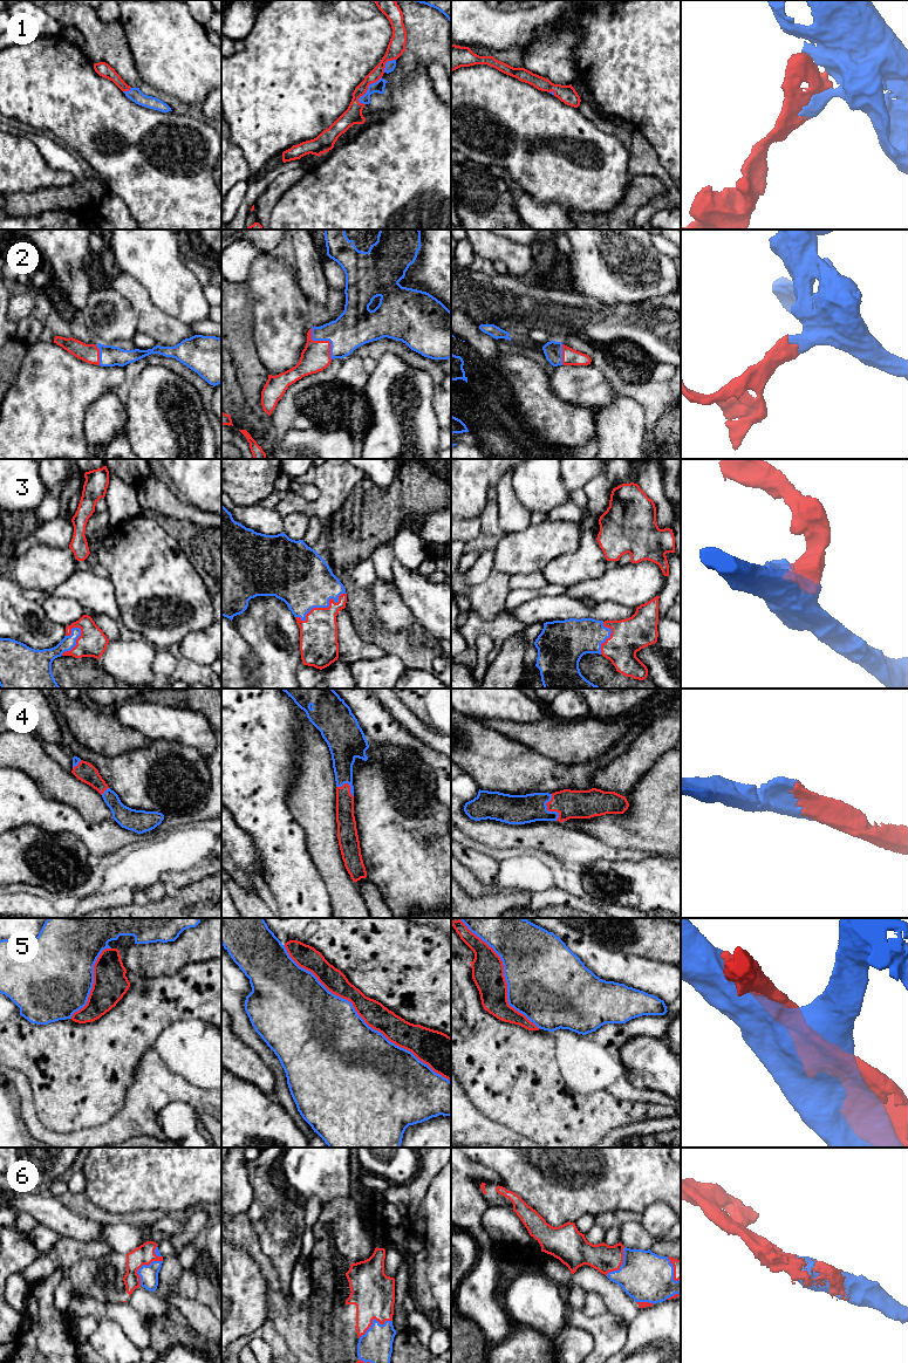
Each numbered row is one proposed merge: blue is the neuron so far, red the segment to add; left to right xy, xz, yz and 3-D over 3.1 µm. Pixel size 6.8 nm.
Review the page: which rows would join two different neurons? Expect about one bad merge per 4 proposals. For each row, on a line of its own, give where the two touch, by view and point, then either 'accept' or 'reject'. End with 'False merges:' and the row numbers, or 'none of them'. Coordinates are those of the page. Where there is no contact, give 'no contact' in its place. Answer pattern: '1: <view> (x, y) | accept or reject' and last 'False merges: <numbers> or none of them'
1: xz (368, 89) | accept
2: xz (323, 340) | accept
3: xz (323, 607) | accept
4: yz (547, 810) | accept
5: xz (362, 1019) | reject
6: xz (373, 1320) | accept
False merges: 5

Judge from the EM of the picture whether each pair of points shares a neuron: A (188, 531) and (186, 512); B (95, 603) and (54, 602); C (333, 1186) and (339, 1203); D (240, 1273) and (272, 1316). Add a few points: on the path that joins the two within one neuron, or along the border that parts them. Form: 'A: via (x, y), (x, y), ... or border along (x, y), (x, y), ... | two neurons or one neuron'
A: border along (159, 512), (209, 528) | two neurons
B: border along (53, 594), (60, 597), (73, 598), (84, 610) | two neurons
C: border along (354, 1196), (336, 1197), (327, 1204) | two neurons
D: border along (271, 1307), (266, 1320) | two neurons

